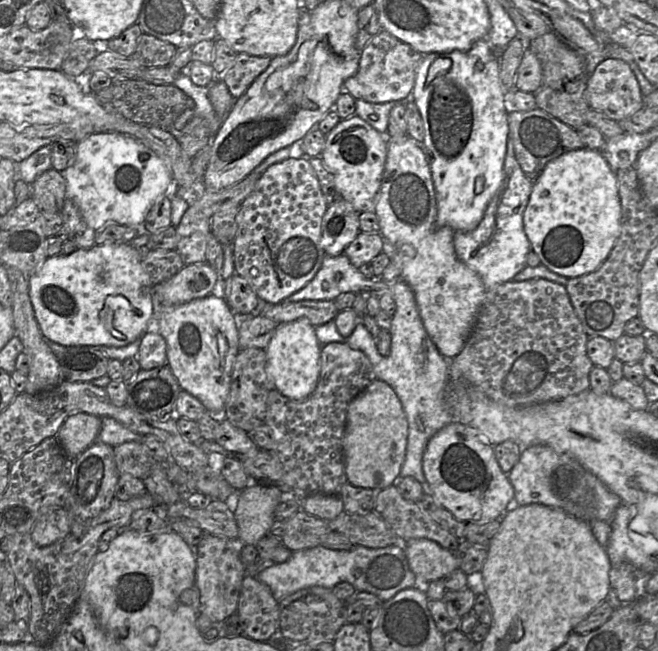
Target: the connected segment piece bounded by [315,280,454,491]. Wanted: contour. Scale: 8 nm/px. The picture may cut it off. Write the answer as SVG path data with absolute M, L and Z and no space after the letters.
M403 280L390 281L388 295L396 304L396 312L389 329L391 335L389 356L383 357L378 352L376 338L363 323L357 324L348 337L339 333L334 319L315 326L315 333L321 345L340 342L362 351L370 360L376 378L389 384L396 392L408 420L406 455L399 478L411 476L423 485L425 491L427 484L422 469L422 458L428 441L440 429L454 421L447 401L448 360L438 352L427 334L412 289Z

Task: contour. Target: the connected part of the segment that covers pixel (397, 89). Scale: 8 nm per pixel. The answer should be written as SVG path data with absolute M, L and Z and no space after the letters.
M381 30L366 44L361 53L359 68L344 82L344 89L355 100L361 99L370 103L406 102L411 97L416 70L422 56L407 43L397 39L389 32Z

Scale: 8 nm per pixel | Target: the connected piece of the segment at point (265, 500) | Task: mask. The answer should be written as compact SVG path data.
M250 481L234 500L238 539L255 546L267 535L275 521L275 509L282 501L283 492L279 487Z

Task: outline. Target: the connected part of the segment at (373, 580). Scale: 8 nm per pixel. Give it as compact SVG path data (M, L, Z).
M402 542L384 548L354 546L350 550L333 550L319 545L294 551L287 561L270 567L263 566L255 575L270 588L278 603L304 588L321 586L332 589L342 582L350 583L356 591L372 593L385 602L399 591L414 587L416 582L416 576L409 568Z

